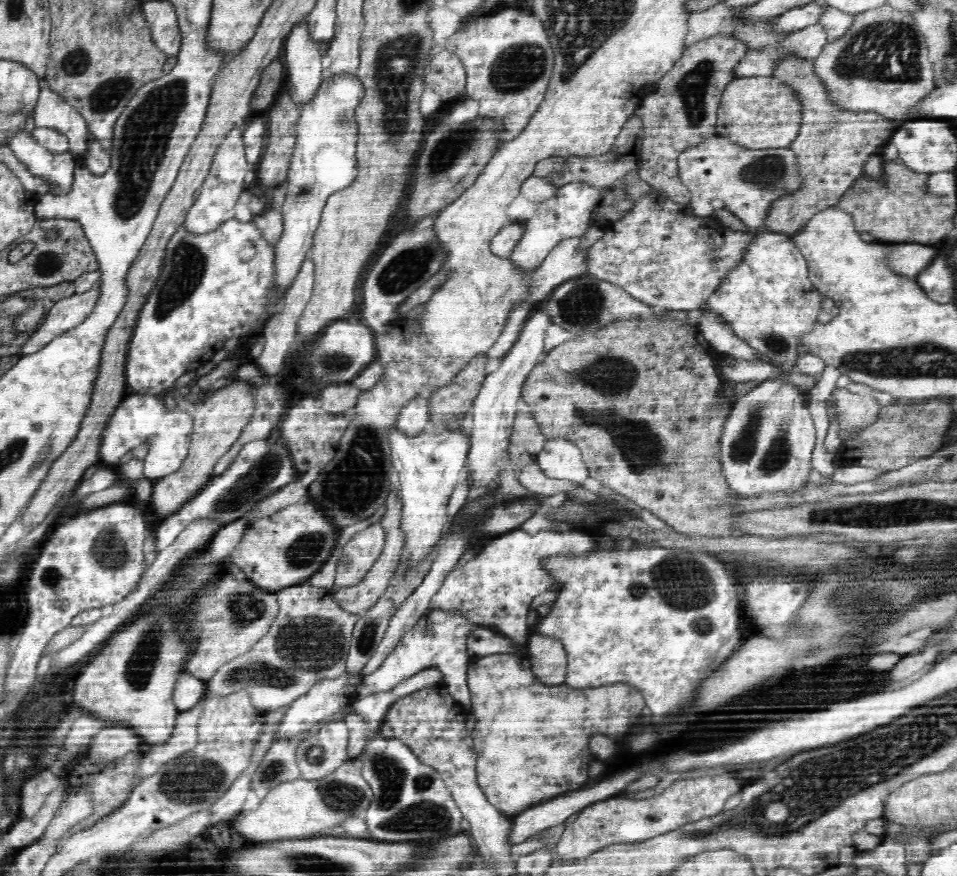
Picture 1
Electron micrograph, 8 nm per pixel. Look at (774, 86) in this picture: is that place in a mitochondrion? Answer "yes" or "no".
no

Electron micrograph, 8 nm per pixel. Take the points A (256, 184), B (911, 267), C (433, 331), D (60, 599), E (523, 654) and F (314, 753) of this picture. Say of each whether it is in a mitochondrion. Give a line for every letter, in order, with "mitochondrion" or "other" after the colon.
A: other
B: other
C: other
D: other
E: other
F: mitochondrion

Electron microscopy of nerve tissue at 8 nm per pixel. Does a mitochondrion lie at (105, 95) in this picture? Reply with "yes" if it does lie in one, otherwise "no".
yes

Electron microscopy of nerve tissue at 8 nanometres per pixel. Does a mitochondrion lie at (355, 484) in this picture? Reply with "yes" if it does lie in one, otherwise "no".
yes

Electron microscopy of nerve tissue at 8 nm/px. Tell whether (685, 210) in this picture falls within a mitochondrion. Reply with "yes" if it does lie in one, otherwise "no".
no

